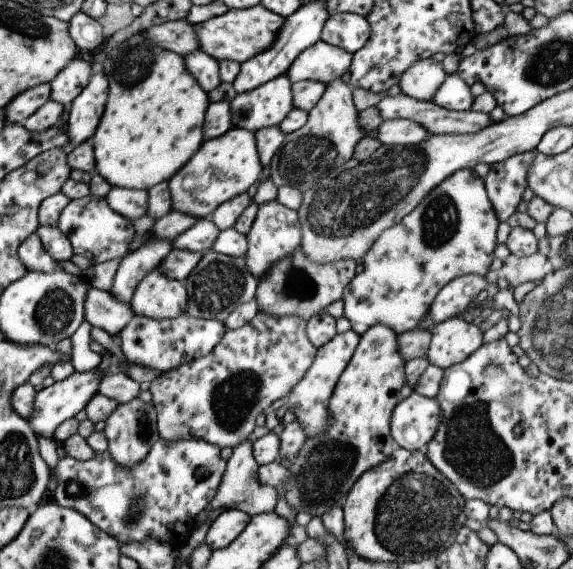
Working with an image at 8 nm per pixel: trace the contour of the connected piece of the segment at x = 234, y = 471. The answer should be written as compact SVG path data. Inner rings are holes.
M249 438L232 448L232 454L226 460L226 467L221 475L215 494L205 508L207 511L214 508L239 509L250 517L259 513L273 511L280 492L271 485L262 485L260 483L257 472L258 464L255 462L251 452L252 442L253 440Z

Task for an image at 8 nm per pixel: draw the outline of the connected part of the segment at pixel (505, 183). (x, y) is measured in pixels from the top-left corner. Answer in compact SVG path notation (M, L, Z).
M535 148L532 152L512 154L488 166L484 187L499 222L506 221L519 204L521 194L527 187L527 169L537 153Z

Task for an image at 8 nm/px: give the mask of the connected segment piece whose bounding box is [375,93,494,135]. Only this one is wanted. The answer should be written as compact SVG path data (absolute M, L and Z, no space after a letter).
M403 93L397 94L394 97L384 95L375 107L380 112L380 117L385 119L411 119L413 122L419 123L431 135L444 134L473 134L482 128L488 127L491 123L489 113L477 111L450 111L440 106L433 104L431 101L418 101Z

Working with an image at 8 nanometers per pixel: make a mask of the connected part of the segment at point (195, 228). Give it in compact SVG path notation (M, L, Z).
M210 218L199 219L193 226L172 238L172 248L203 254L212 248L220 232Z

